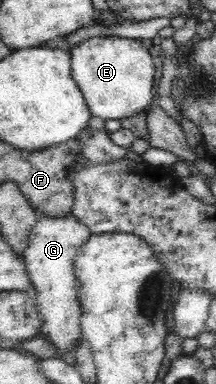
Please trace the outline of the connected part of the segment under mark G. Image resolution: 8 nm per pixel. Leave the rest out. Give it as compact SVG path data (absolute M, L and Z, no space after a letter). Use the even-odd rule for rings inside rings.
M72 213L64 217L42 215L32 227L27 249L21 254L28 278L32 281L33 295L41 315L40 335L64 354L75 352L75 346L82 337L82 313L73 264L78 249L89 236L89 228L72 216Z

